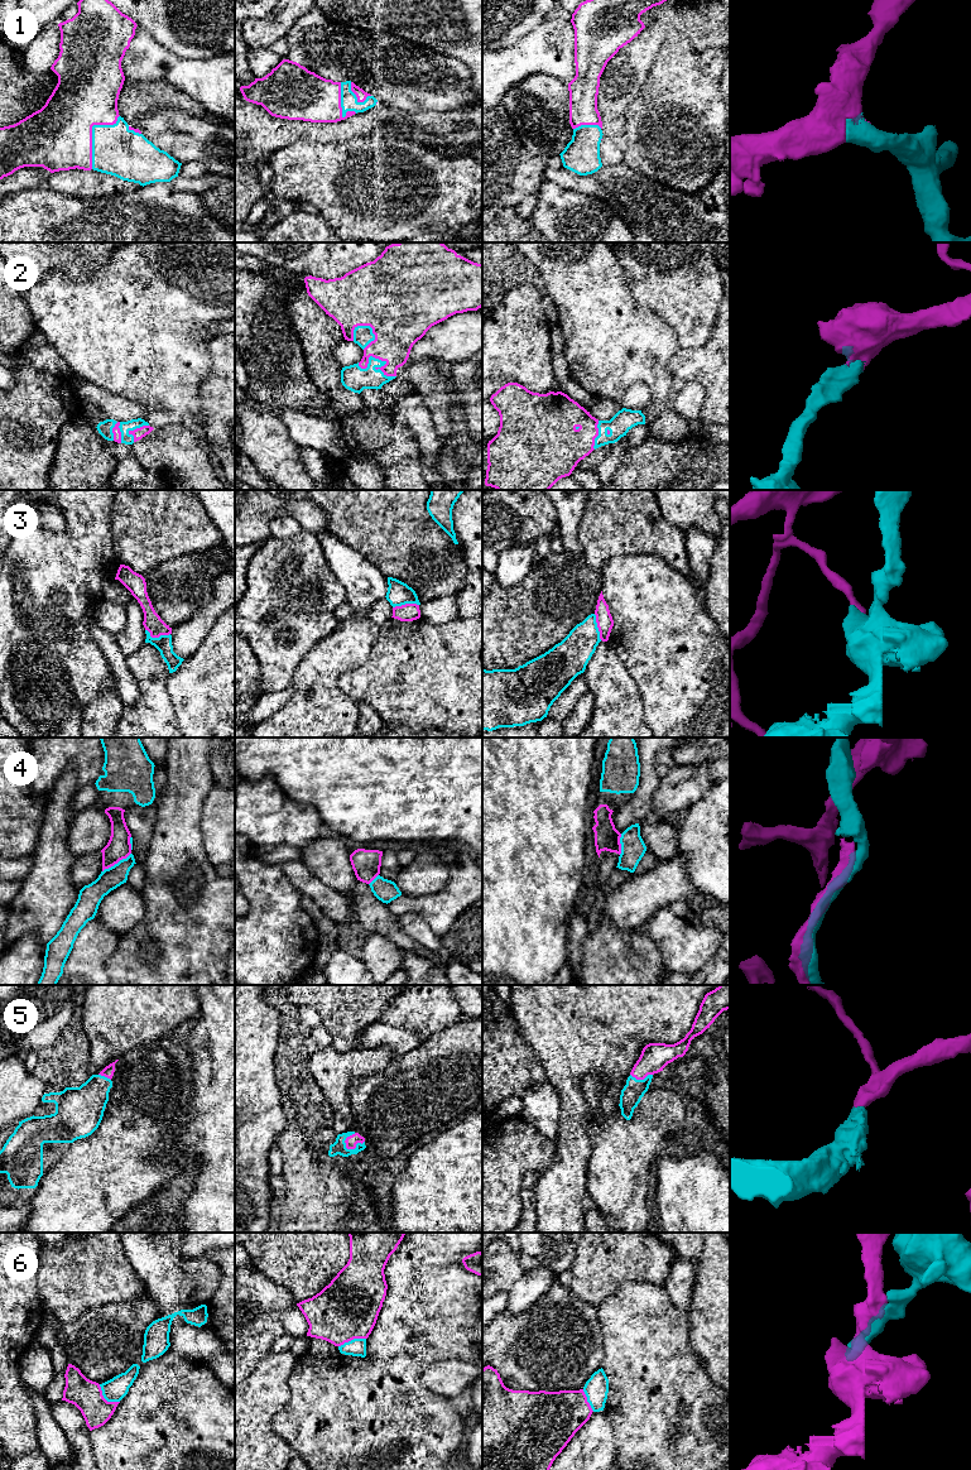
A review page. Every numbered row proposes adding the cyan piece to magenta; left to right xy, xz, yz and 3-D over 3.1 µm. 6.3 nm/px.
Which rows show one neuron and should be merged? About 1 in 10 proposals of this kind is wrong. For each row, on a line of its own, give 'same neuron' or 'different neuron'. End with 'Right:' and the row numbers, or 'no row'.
1: same neuron
2: same neuron
3: different neuron
4: same neuron
5: same neuron
6: different neuron
Right: 1, 2, 4, 5

